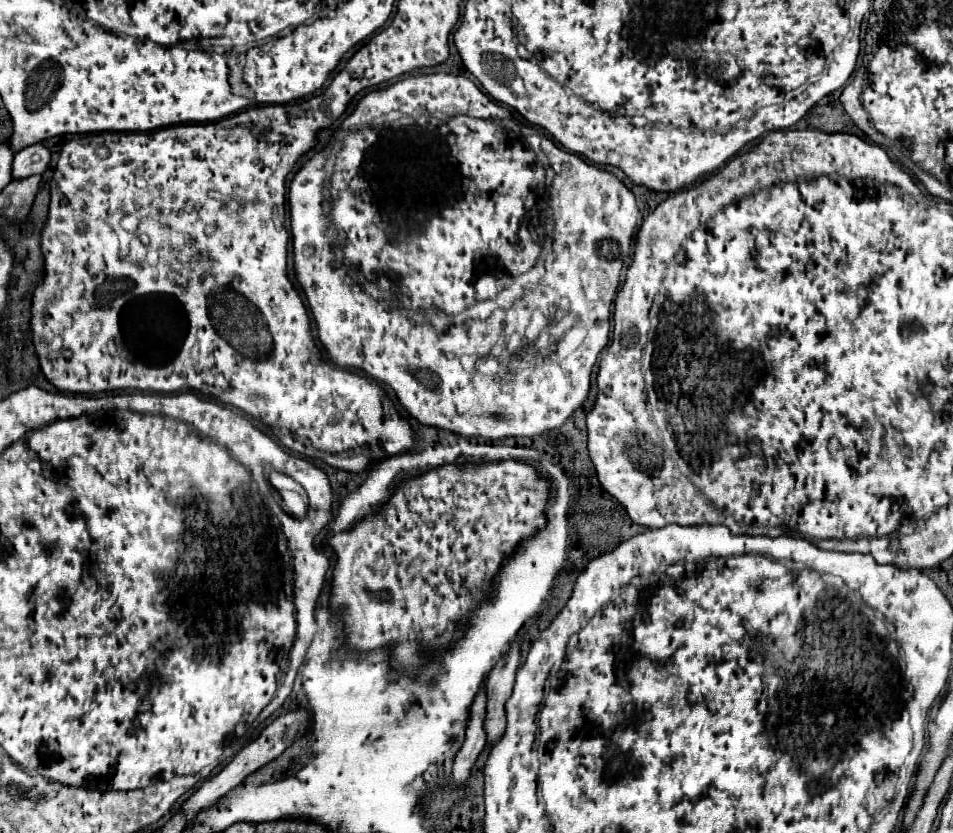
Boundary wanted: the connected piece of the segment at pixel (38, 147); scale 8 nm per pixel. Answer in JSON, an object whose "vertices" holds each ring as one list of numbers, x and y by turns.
{"vertices":[[39,142,31,144,29,148,23,148,15,154,13,160,13,178,23,178,23,176,33,176,33,174,43,174,49,166,51,152]]}

